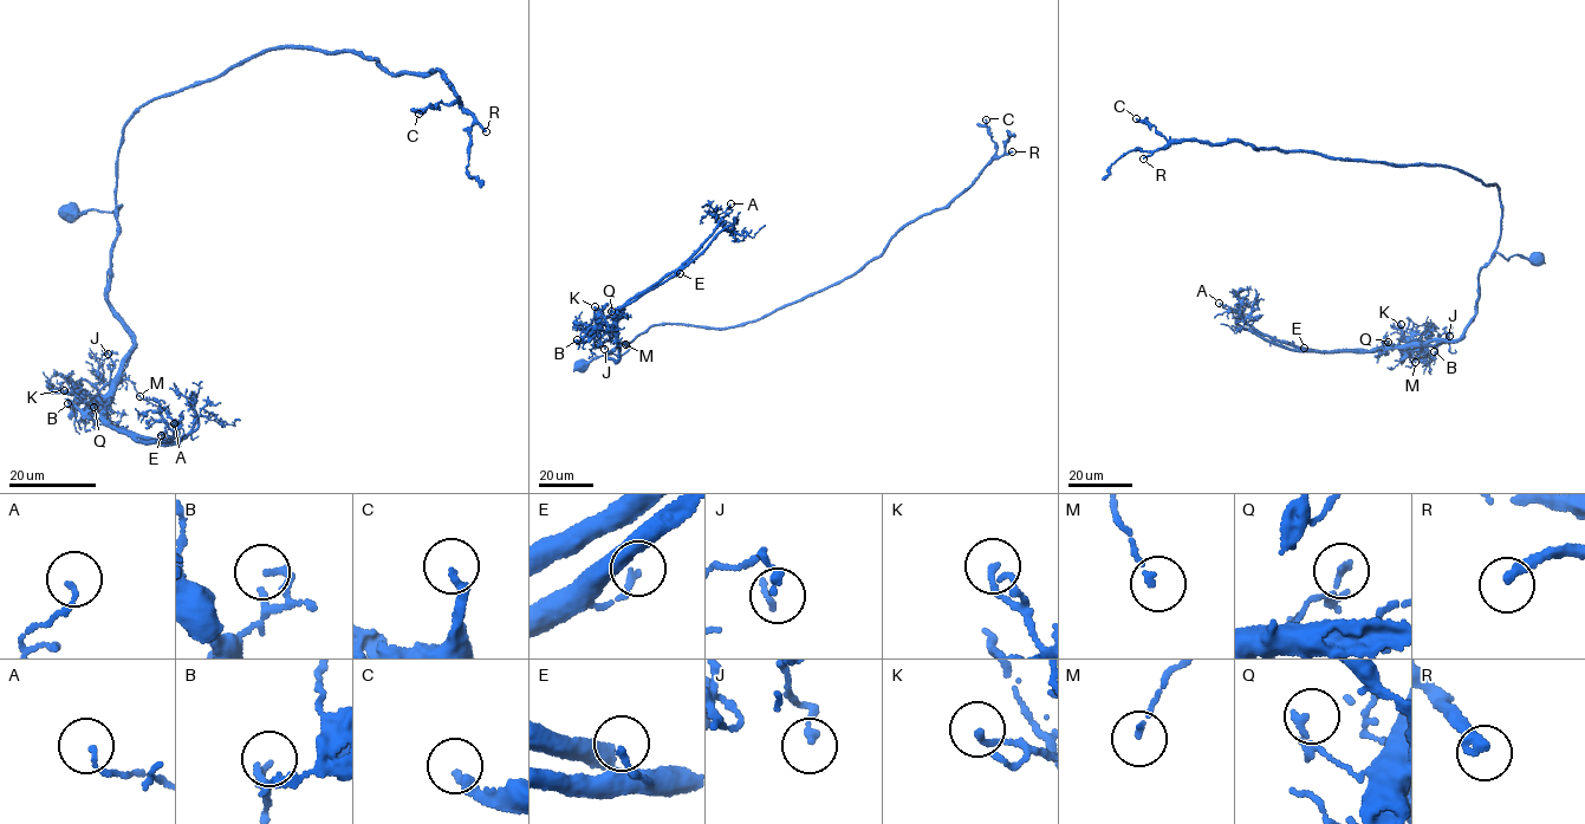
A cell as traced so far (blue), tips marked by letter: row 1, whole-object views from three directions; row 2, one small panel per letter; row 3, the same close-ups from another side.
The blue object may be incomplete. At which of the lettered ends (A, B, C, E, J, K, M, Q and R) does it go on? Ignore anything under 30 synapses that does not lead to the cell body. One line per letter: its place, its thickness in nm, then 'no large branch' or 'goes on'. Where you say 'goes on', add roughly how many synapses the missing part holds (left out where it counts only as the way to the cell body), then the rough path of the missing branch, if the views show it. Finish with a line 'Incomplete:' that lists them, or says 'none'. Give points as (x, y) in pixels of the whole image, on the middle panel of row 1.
A: (731, 203) | 120 nm | no large branch
B: (577, 339) | 170 nm | no large branch
C: (986, 119) | 240 nm | no large branch
E: (680, 273) | 150 nm | no large branch
J: (604, 349) | 200 nm | no large branch
K: (595, 306) | 170 nm | no large branch
M: (625, 344) | 130 nm | no large branch
Q: (611, 311) | 110 nm | no large branch
R: (1012, 151) | 280 nm | goes on | 60 syn
Incomplete: R

